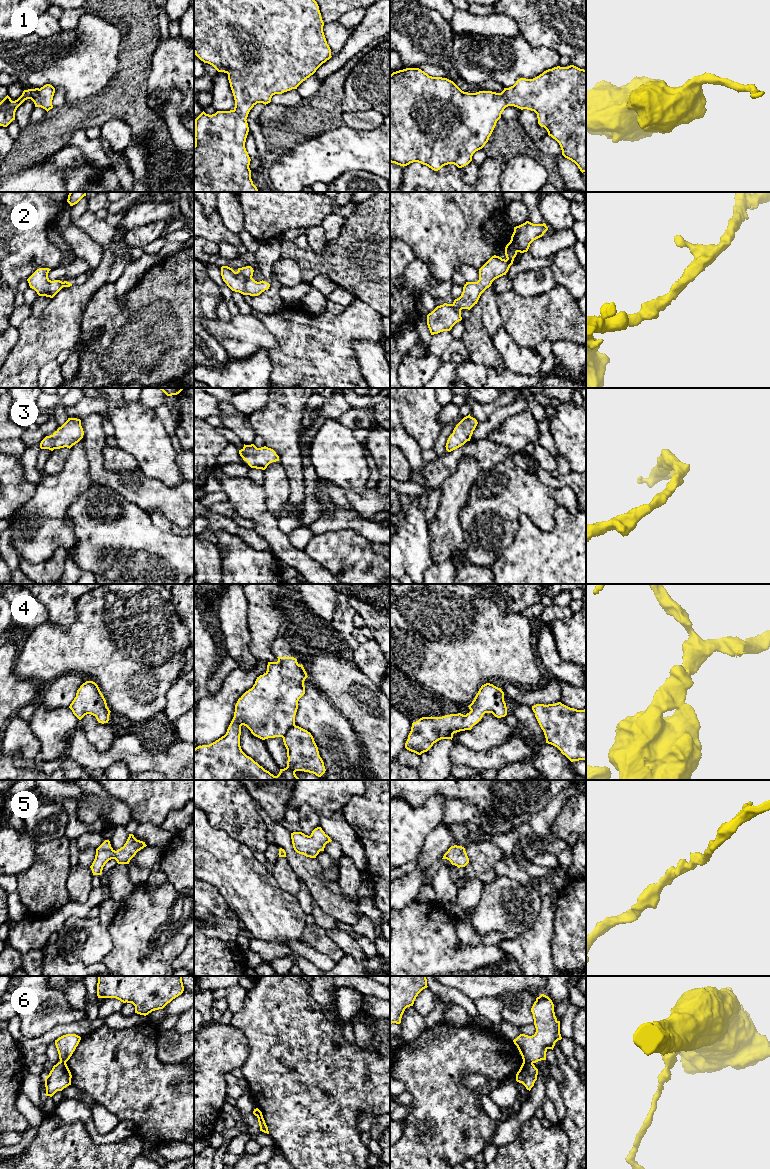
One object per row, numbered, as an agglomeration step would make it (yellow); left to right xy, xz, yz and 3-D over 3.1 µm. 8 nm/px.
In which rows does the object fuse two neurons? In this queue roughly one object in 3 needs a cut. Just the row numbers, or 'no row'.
6

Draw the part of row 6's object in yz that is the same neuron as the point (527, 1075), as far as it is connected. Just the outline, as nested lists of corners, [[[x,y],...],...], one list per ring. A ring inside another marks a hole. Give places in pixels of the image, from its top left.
[[[523,1061],[516,1074],[516,1081],[522,1083],[527,1090],[531,1090],[537,1080],[538,1069],[533,1063]]]

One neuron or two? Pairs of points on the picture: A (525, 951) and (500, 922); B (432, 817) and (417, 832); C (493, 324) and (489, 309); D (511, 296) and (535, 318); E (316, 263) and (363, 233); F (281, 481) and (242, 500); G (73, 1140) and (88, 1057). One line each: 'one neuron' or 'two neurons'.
A: two neurons
B: one neuron
C: one neuron
D: one neuron
E: one neuron
F: two neurons
G: two neurons

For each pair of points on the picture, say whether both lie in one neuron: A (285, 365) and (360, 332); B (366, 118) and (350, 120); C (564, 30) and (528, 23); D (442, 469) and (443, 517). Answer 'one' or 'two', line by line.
A: one
B: one
C: one
D: two

